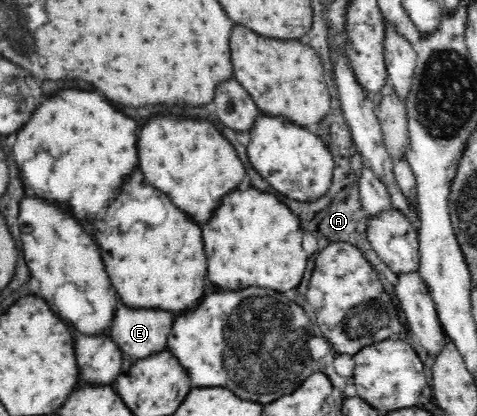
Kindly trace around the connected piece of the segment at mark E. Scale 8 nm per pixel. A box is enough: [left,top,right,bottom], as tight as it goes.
[108,306,175,358]

